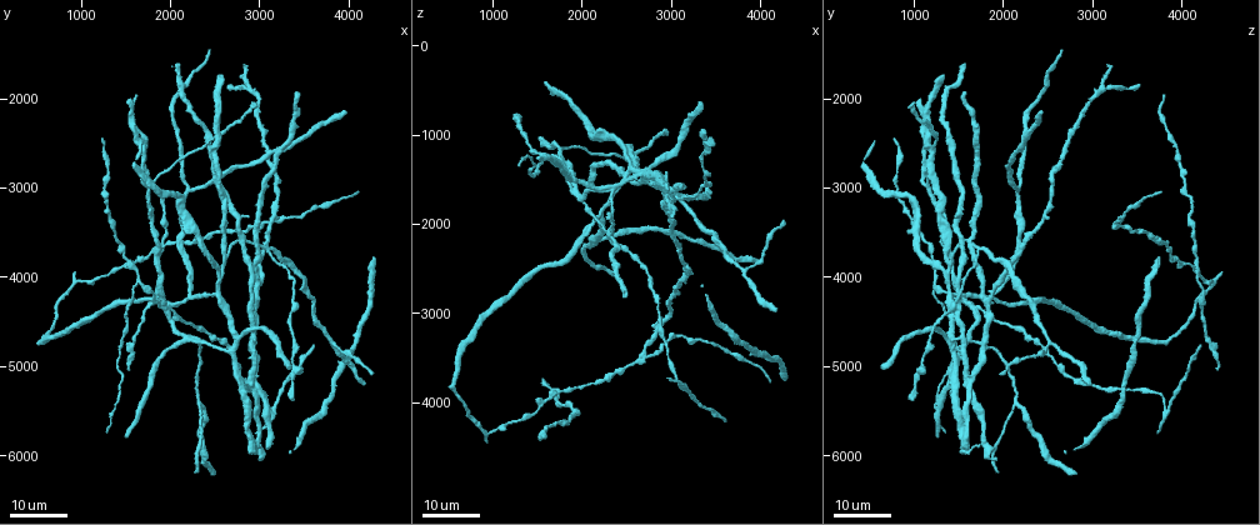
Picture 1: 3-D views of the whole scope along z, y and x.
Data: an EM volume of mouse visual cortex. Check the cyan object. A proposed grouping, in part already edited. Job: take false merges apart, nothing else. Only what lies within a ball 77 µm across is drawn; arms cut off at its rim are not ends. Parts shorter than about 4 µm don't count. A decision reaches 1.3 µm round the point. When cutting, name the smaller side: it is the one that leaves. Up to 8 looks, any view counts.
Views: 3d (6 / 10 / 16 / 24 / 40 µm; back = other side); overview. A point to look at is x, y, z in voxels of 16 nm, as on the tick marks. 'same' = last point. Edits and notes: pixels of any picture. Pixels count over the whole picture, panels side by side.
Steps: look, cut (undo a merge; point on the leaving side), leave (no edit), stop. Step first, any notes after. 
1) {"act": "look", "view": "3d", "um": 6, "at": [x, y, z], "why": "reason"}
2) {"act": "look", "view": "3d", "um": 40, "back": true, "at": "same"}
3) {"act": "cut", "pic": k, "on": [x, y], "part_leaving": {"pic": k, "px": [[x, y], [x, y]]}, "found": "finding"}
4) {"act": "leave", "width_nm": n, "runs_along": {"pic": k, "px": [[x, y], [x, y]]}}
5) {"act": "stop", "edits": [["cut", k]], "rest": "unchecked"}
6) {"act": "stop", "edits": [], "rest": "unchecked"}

{"act": "look", "view": "3d", "um": 16, "at": [2300, 5450, 2100], "why": "branch point"}

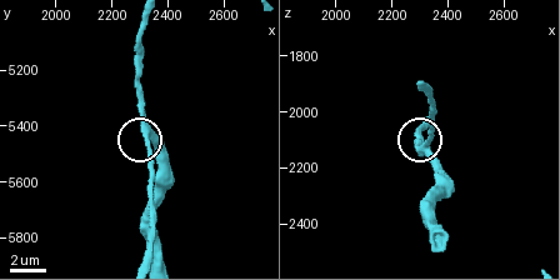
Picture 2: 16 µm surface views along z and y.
{"act": "look", "view": "3d", "um": 10, "at": [2330, 5450, 2120], "why": "zoom in"}

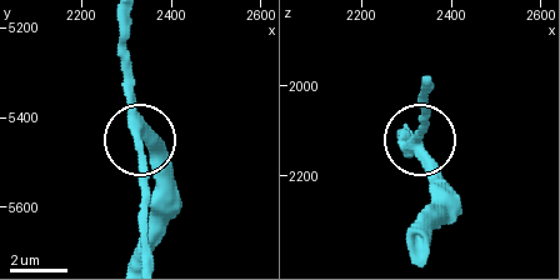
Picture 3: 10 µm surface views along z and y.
{"act": "leave", "width_nm": 330, "found": "continuous, no second neuron"}

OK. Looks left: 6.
{"act": "look", "view": "3d", "um": 24, "at": [1900, 4250, 1550], "why": "looks like a crossing"}

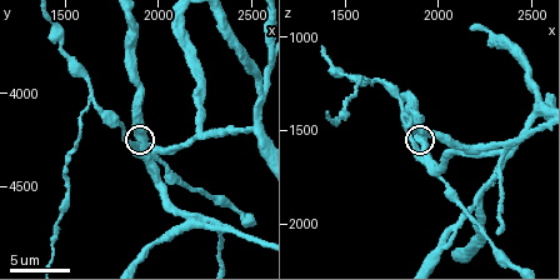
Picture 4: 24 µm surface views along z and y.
{"act": "look", "view": "3d", "um": 6, "at": "same"}

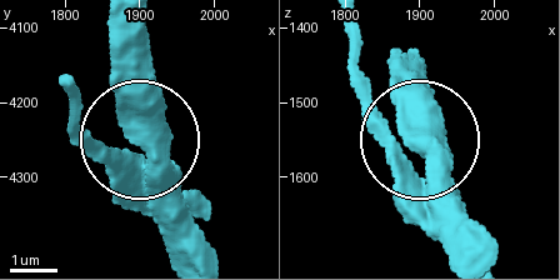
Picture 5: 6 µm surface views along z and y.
{"act": "look", "view": "3d", "um": 6, "back": true, "at": [1880, 4250, 1550]}

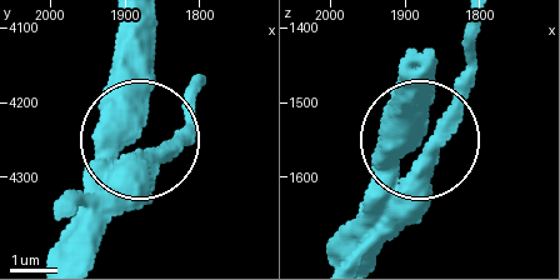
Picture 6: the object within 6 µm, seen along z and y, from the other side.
{"act": "leave", "found": "all the same neuron"}

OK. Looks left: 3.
{"act": "look", "view": "3d", "um": 24, "at": [3800, 4750, 2500], "why": "thin arm on a thick one"}

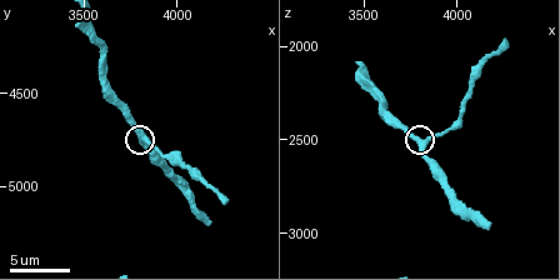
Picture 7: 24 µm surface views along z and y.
{"act": "look", "view": "3d", "um": 10, "at": [3820, 4740, 2520]}

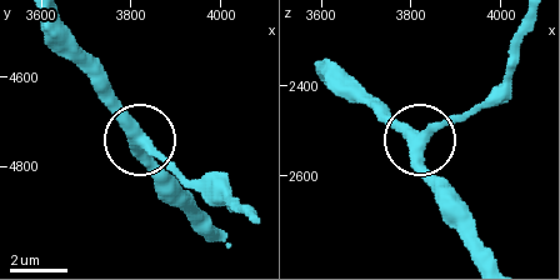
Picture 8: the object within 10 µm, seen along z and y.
{"act": "leave", "side_arm_um": 14, "found": "all the same neuron"}

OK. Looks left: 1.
{"act": "stop", "edits": [], "rest": "unchecked"}

